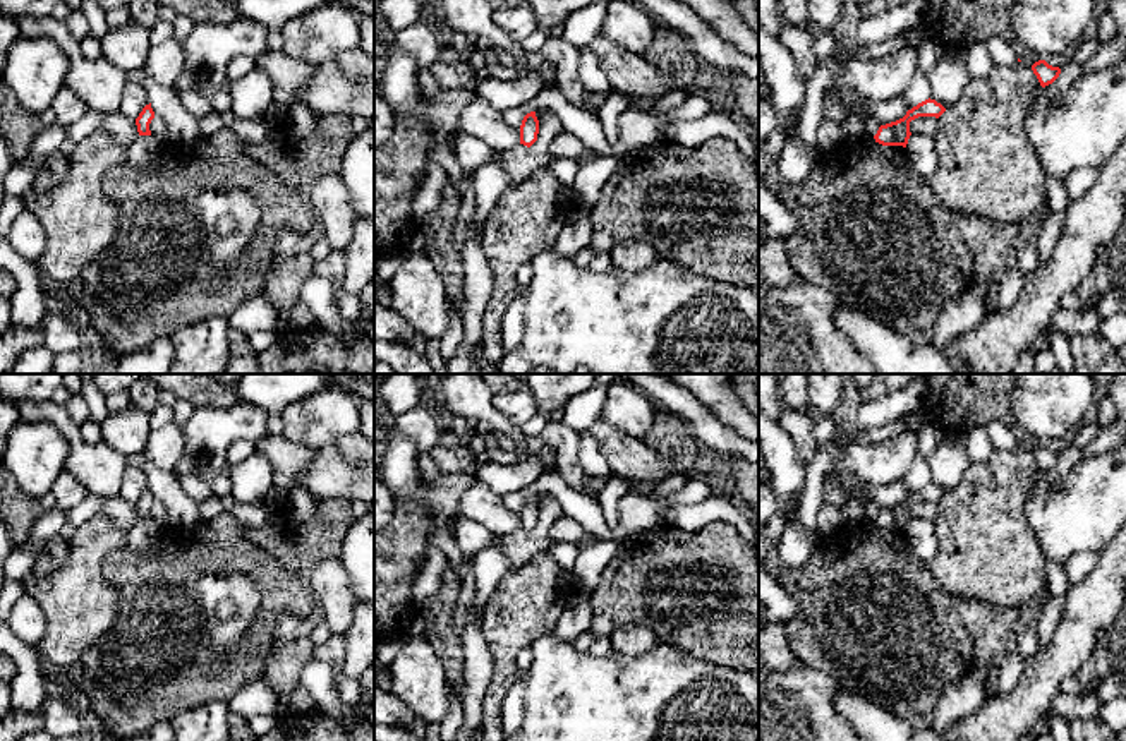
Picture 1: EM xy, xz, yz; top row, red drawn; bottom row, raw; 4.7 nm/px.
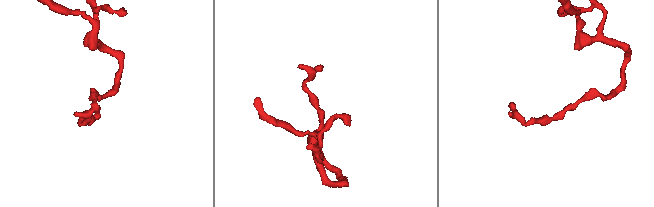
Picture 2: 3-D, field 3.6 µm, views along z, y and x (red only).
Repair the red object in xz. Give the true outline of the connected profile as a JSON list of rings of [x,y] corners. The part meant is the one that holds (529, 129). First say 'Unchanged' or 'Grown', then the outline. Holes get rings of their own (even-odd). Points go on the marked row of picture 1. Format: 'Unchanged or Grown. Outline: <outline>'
Unchanged. Outline: [[[530,111],[524,117],[520,125],[520,144],[530,148],[537,141],[539,120],[536,111]]]

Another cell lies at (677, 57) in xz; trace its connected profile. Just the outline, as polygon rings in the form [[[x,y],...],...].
[[[661,22],[656,24],[652,45],[644,55],[652,63],[675,74],[675,87],[681,89],[700,79],[700,63],[693,57],[692,41]]]

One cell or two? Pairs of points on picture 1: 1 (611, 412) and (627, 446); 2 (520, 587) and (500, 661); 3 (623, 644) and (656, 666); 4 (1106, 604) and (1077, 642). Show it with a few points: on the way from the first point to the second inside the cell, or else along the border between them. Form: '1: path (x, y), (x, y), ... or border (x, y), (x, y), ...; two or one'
1: border (599, 417), (642, 439); two
2: path (520, 606), (503, 642); one
3: border (659, 642), (637, 654), (615, 650); two
4: path (1097, 613), (1077, 633); one

